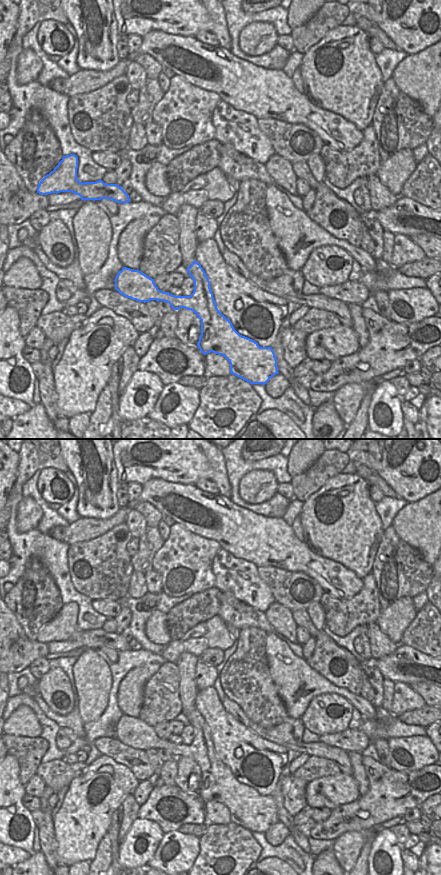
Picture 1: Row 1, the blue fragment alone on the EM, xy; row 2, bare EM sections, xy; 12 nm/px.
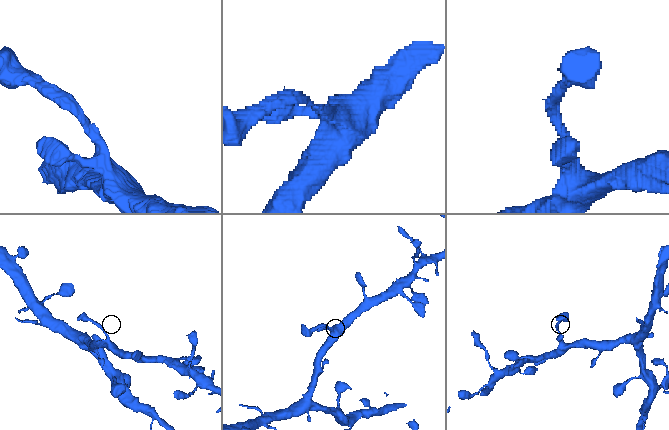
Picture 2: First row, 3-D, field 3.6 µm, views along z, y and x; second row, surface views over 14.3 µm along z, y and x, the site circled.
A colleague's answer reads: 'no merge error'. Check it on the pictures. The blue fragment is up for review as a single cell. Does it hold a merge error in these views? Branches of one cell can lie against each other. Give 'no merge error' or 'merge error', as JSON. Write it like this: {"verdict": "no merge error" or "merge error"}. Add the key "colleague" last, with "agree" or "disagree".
{"verdict": "no merge error", "colleague": "agree"}

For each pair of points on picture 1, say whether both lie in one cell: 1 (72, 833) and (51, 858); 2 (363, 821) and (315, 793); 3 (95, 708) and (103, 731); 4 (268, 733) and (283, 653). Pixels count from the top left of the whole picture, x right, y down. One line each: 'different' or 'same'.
1: different
2: different
3: different
4: different

